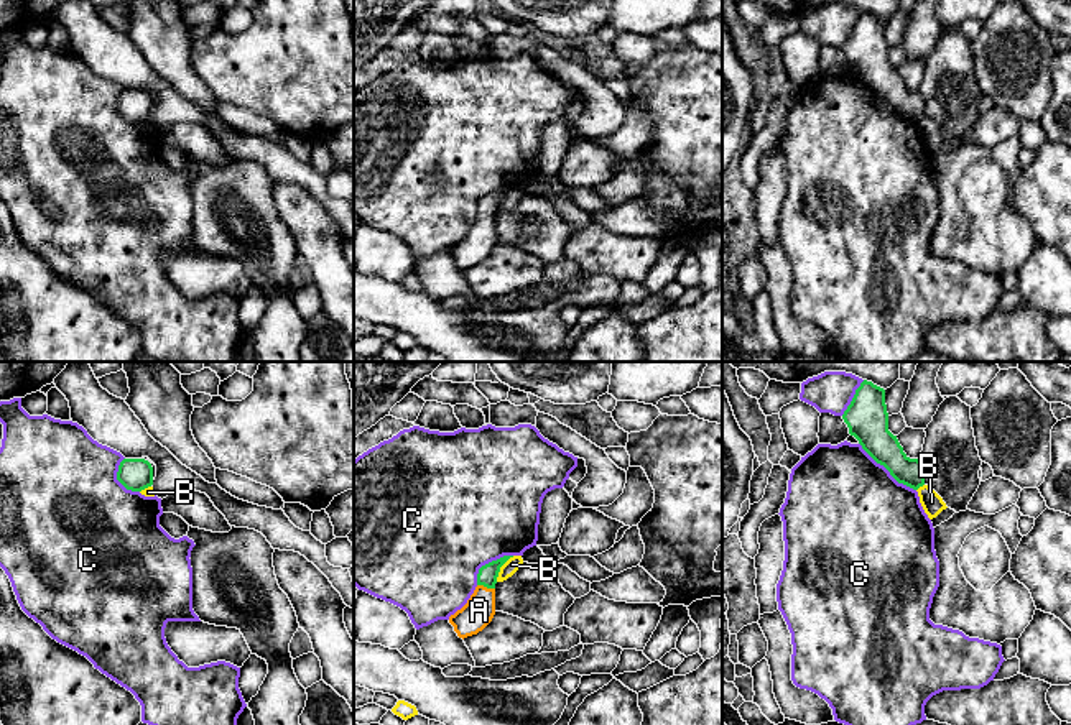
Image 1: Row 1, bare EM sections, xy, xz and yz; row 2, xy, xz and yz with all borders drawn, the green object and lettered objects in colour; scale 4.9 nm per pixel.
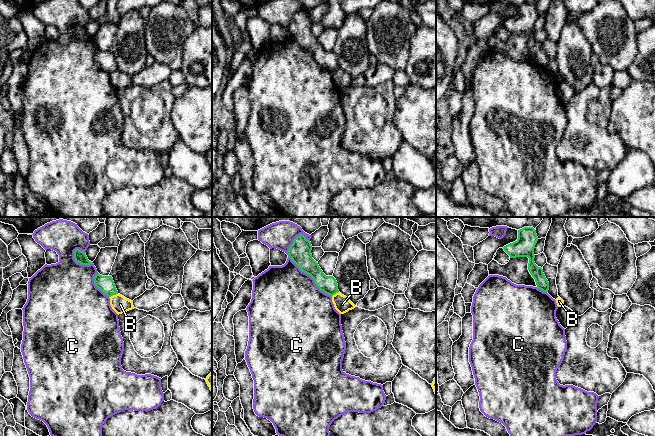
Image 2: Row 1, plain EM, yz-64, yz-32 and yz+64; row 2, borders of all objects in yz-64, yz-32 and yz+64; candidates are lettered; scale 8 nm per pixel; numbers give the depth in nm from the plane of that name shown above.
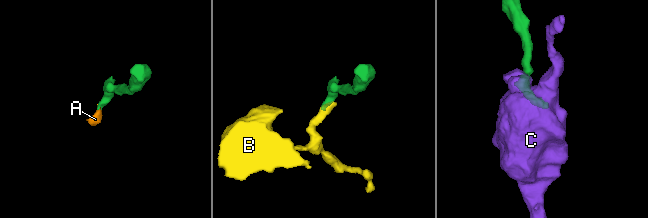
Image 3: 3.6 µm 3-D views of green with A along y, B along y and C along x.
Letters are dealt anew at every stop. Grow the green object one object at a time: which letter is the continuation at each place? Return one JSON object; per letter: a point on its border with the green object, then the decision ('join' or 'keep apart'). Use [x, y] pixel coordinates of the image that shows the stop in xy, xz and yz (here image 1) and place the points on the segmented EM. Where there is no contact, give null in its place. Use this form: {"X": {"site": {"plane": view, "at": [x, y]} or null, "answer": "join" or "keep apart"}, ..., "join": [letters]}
{"A": {"site": {"plane": "xz", "at": [486, 586]}, "answer": "join"}, "B": {"site": {"plane": "xz", "at": [500, 566]}, "answer": "keep apart"}, "C": {"site": {"plane": "yz", "at": [887, 469]}, "answer": "keep apart"}, "join": ["A"]}

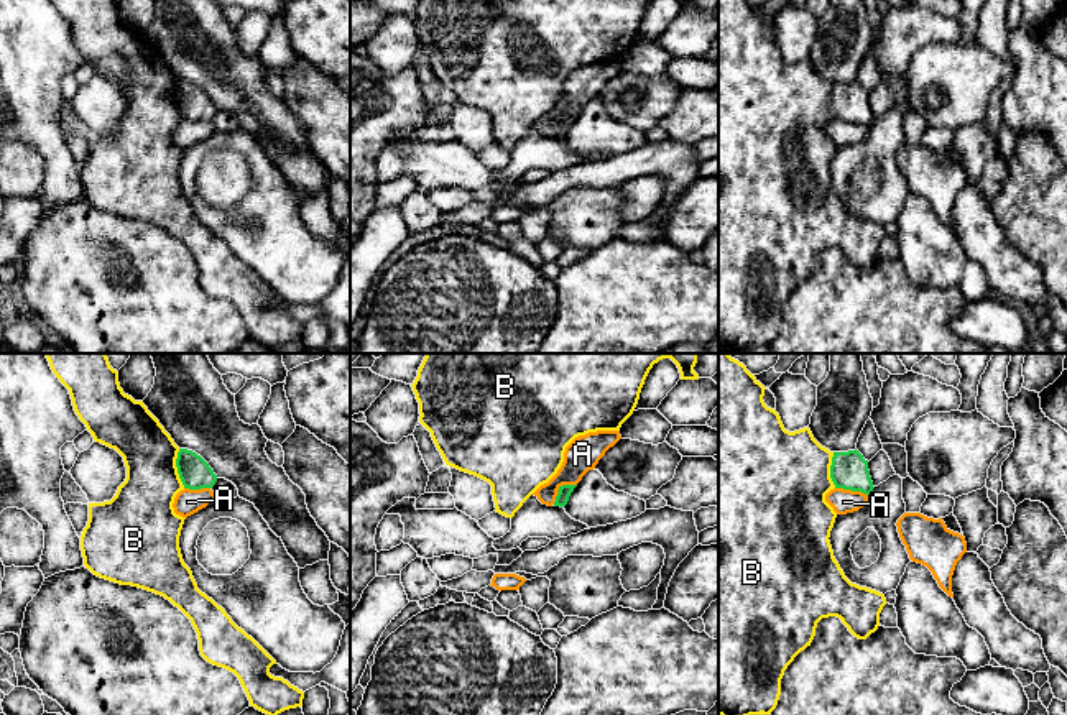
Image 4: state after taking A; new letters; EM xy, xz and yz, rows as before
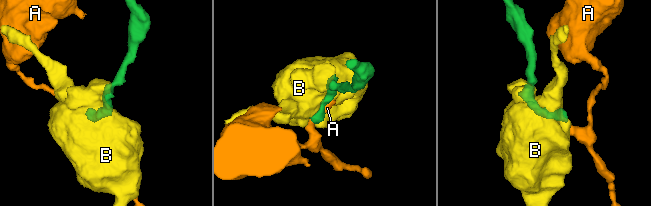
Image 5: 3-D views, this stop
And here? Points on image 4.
{"A": {"site": {"plane": "xz", "at": [559, 488]}, "answer": "keep apart"}, "B": {"site": {"plane": "xy", "at": [178, 469]}, "answer": "keep apart"}, "join": []}

